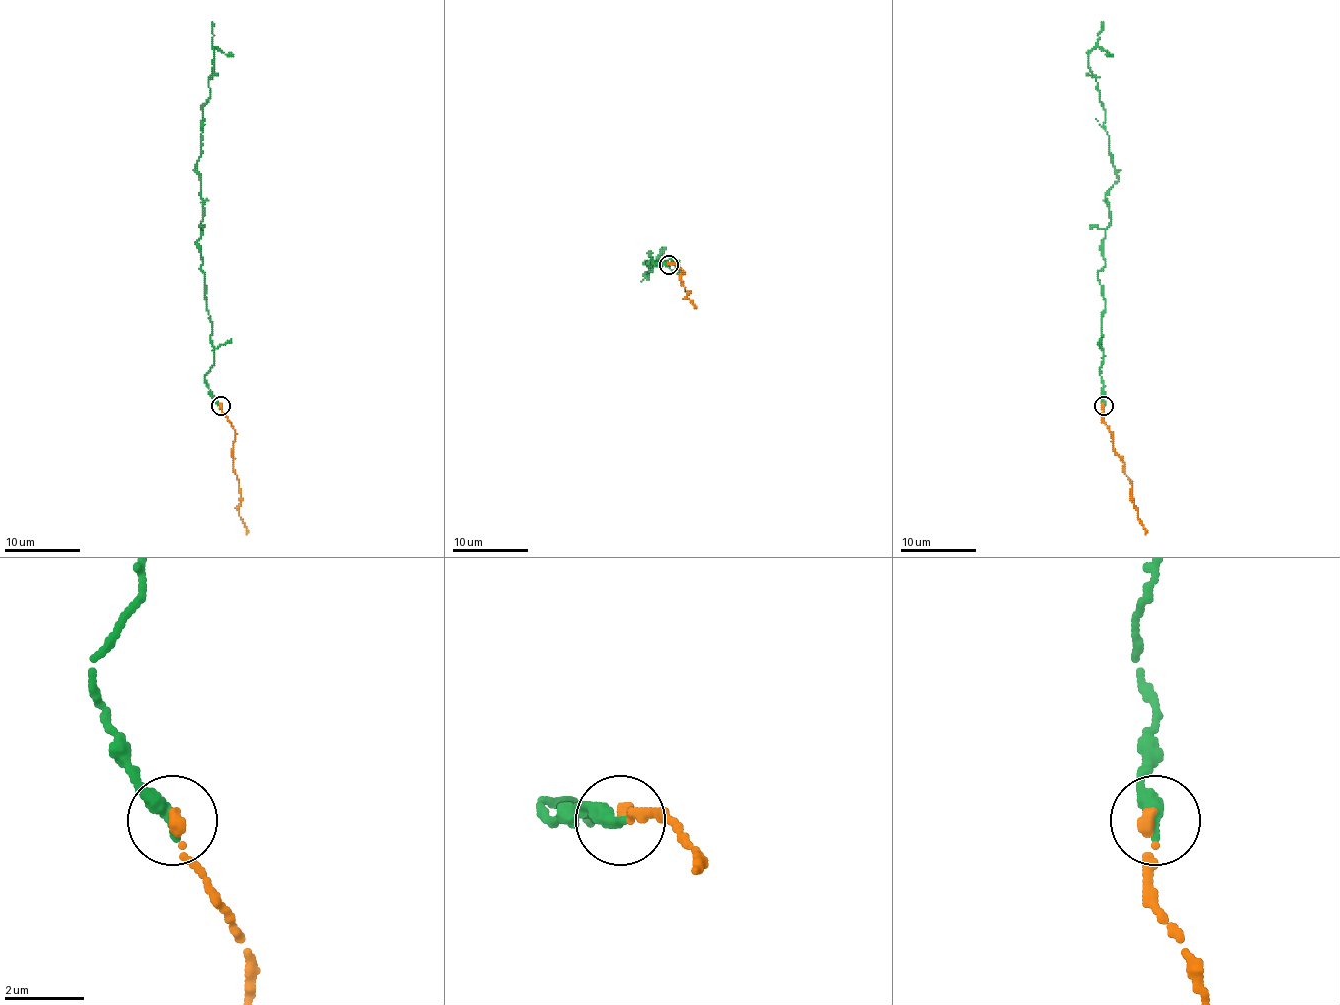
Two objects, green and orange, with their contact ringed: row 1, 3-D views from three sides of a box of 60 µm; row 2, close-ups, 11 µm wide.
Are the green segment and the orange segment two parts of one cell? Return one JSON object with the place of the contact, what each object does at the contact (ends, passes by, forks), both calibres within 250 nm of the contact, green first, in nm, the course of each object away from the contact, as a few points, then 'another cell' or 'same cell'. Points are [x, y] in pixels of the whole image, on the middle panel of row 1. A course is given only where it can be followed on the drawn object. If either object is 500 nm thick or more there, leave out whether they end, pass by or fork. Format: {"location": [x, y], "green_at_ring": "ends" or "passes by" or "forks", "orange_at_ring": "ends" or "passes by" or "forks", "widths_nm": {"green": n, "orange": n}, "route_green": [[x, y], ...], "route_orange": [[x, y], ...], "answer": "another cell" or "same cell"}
{"location": [668, 265], "green_at_ring": "ends", "orange_at_ring": "ends", "widths_nm": {"green": 380, "orange": 280}, "route_green": [[668, 264], [654, 266], [652, 259], [645, 278], [662, 249], [662, 260], [681, 268]], "route_orange": [[668, 264], [677, 264], [683, 270], [681, 285], [694, 306]], "answer": "same cell"}

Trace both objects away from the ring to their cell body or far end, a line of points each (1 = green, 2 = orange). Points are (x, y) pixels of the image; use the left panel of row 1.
1: (220, 405), (204, 378), (214, 363), (214, 348), (197, 240), (202, 221), (197, 170), (214, 47), (233, 56)
2: (220, 405), (235, 430), (233, 464), (240, 494), (239, 515), (246, 526), (246, 534)

